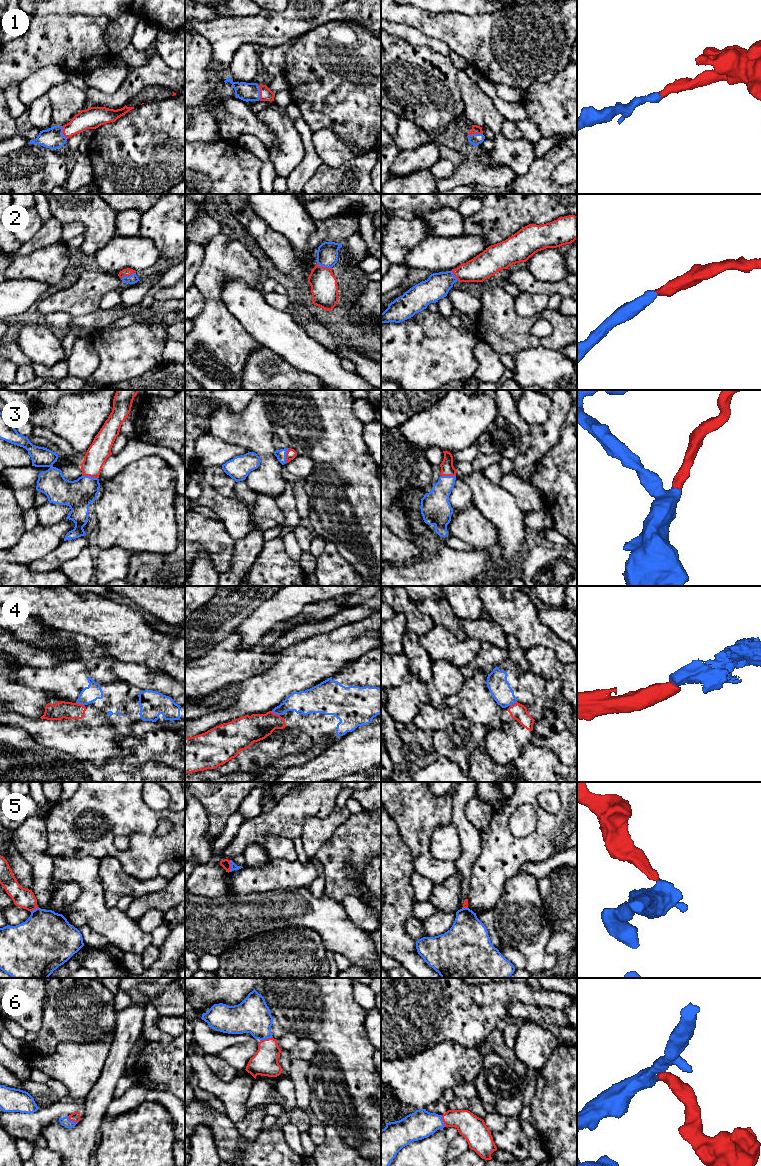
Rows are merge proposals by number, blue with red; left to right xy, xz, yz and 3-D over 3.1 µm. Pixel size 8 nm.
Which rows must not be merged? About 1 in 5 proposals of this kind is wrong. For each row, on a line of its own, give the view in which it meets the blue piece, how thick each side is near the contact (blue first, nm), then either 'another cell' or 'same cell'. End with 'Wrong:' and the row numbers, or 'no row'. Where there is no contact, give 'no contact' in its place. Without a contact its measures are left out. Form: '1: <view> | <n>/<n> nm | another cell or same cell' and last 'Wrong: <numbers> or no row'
1: xz | 140/100 nm | same cell
2: xz | 180/220 nm | same cell
3: xy | 240/170 nm | same cell
4: xy | 130/140 nm | another cell
5: xz | 50/70 nm | another cell
6: xz | 280/200 nm | same cell
Wrong: 4, 5

